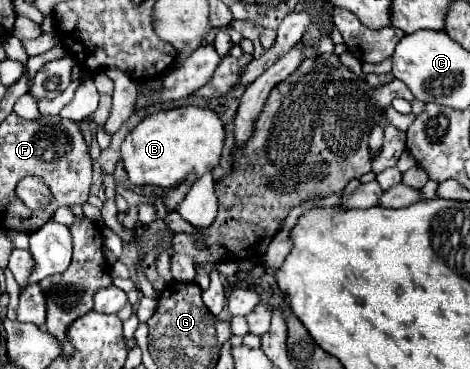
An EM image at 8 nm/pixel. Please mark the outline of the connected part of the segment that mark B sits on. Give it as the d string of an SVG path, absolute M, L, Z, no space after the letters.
M182 106L172 110L160 110L152 116L146 116L122 142L122 162L134 184L154 184L160 188L176 188L180 186L188 174L196 174L198 178L206 172L212 172L220 164L220 156L224 150L224 124L216 112L198 108L198 106Z

